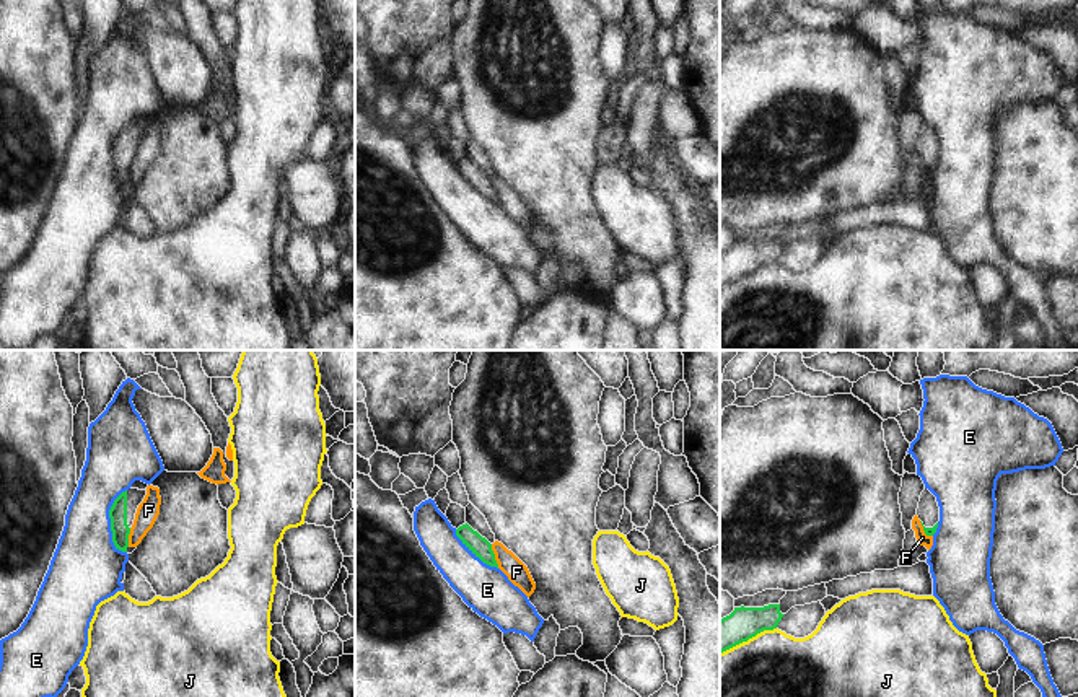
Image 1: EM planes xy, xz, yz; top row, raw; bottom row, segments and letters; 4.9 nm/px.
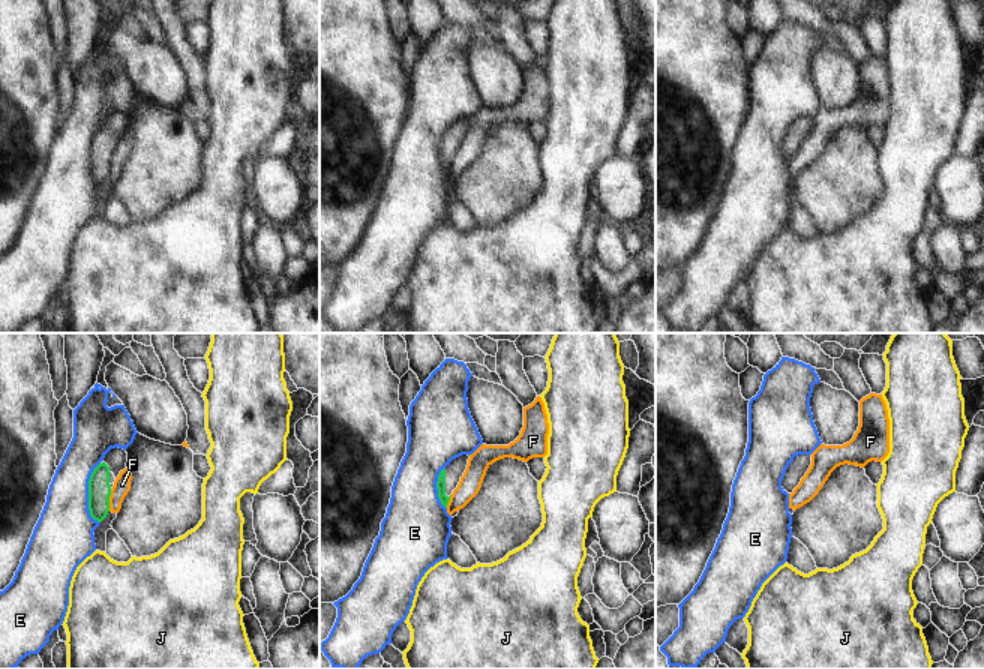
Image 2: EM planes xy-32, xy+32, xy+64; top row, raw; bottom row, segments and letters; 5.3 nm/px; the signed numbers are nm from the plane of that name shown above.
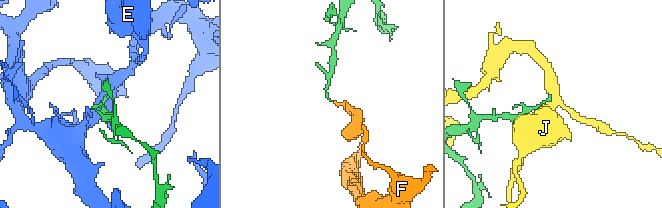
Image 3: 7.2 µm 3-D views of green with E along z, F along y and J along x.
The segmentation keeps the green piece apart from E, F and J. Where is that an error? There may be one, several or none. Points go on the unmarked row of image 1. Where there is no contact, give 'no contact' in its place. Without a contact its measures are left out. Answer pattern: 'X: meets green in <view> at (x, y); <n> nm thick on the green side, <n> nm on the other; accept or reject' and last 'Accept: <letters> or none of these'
E: meets green in xy at (111, 157); 90 nm thick on the green side, 340 nm on the other; reject
F: meets green in xz at (494, 191); 90 nm thick on the green side, 110 nm on the other; reject
J: meets green in yz at (748, 274); 160 nm thick on the green side, 480 nm on the other; reject
Accept: none of these

